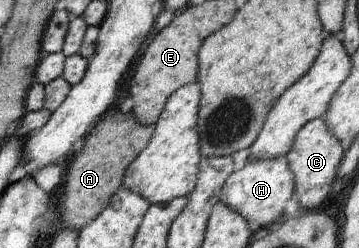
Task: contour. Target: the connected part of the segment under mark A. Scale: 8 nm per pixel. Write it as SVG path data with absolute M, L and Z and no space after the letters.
M110 111L108 119L97 121L86 135L82 150L72 155L67 167L66 190L58 205L64 227L80 232L110 205L123 186L129 165L149 146L155 131L155 125L141 124L133 112Z

